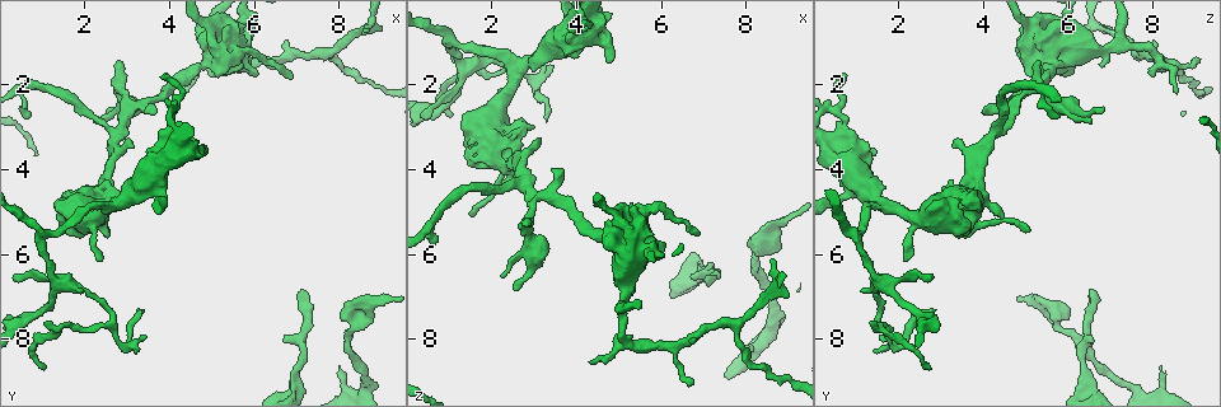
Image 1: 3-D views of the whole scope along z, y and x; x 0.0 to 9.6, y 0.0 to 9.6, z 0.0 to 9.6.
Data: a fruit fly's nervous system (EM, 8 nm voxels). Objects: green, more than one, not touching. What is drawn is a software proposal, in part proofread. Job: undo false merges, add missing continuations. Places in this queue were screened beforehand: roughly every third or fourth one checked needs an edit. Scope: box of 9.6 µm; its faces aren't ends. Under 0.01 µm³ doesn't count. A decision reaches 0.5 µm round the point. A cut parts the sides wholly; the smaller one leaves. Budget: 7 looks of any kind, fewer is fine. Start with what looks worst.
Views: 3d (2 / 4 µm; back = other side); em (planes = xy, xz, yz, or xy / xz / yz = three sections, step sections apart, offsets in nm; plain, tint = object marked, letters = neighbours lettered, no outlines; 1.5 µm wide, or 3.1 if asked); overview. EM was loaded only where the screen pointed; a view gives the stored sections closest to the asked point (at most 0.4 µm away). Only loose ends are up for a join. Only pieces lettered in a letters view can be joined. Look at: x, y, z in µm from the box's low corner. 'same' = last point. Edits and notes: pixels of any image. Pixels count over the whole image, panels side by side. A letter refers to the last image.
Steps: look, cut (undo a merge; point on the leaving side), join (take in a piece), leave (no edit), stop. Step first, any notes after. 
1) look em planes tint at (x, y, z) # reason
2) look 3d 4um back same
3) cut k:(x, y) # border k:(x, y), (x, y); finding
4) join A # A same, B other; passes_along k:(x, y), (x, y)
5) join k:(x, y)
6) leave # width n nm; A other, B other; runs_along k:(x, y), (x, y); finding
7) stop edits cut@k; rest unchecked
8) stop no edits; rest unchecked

look 3d 4um at (2.45, 4.95, 1.85) # two arms in line, one across

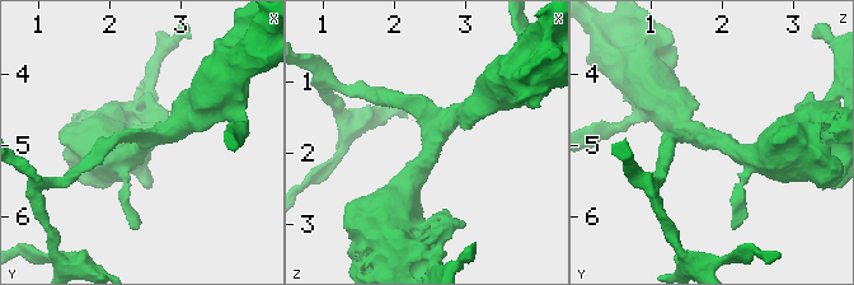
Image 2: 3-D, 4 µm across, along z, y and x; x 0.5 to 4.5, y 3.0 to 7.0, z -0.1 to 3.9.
look em planes tint at (2.50, 4.90, 1.80)

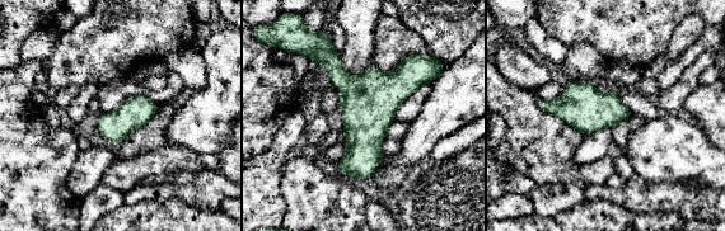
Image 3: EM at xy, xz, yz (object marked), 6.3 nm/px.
look em planes letters same

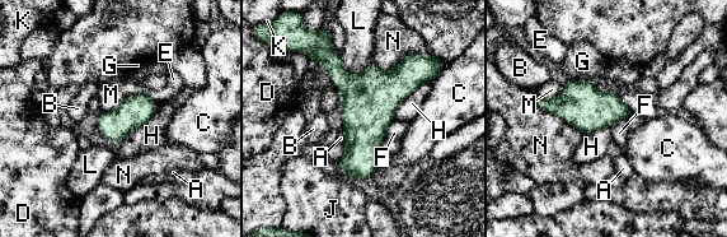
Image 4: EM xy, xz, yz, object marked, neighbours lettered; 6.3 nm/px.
leave # width 200 nm; longest_contact N 380 nm; A other, B other, C other, D other, E other, F other, G other, H other, J other, K other, L other, M other, N other; continuous, no second cell

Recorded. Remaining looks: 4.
look 3d 4um back at (8.00, 8.65, 8.15)

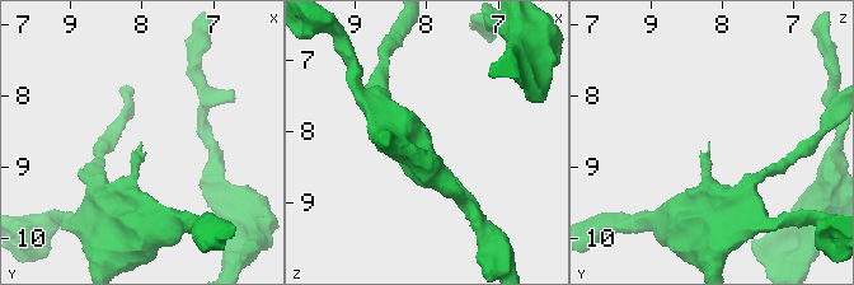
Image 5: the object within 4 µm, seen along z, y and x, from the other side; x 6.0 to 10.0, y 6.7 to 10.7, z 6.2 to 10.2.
look em planes plain at (8.00, 8.65, 8.15) # now the EM

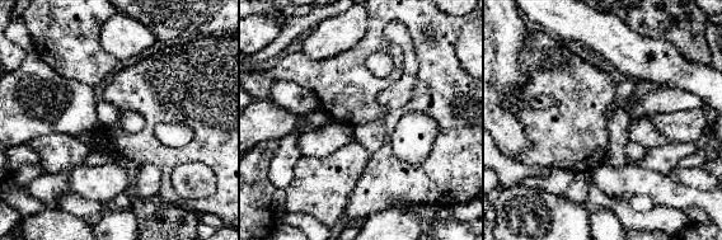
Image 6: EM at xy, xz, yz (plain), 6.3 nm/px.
look em planes letters same # what lies round it

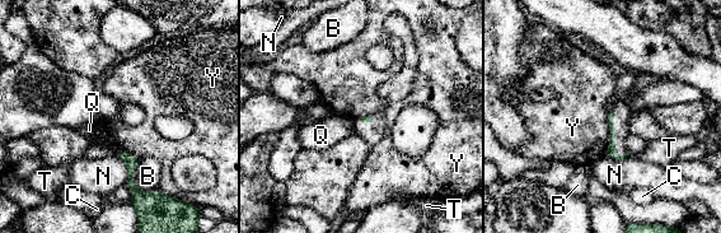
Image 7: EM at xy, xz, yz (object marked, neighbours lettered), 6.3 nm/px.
leave # B other, C other, N other, Q other, T other, Y other; border 7:(608, 113), (609, 140), (604, 154); no lettered piece goes on from it

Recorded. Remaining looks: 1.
stop no edits; rest unchecked

